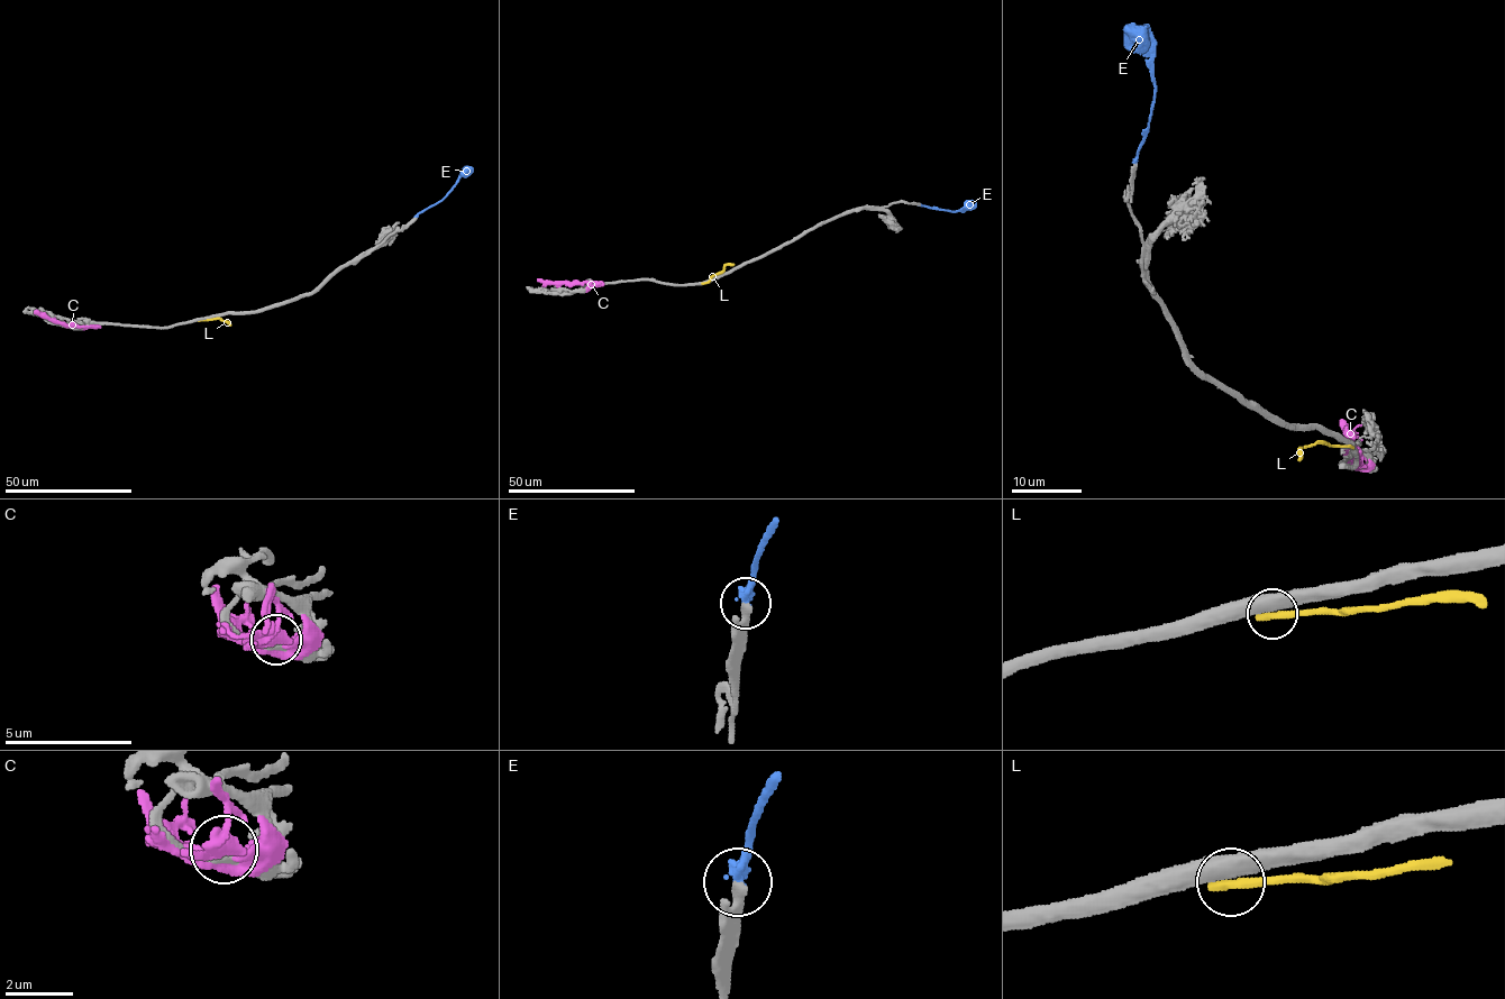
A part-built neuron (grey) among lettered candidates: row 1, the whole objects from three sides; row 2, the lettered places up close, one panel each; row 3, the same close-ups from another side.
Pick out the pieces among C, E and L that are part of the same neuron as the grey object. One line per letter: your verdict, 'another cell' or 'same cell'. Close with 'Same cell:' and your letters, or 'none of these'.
C: another cell
E: another cell
L: another cell
Same cell: none of these

